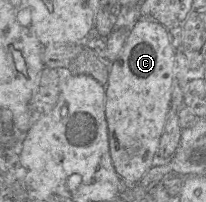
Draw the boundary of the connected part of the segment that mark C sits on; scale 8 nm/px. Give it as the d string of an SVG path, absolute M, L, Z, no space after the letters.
M139 18L129 30L122 51L109 63L105 85L109 150L113 166L125 185L136 185L152 165L171 108L175 60L176 49L170 42L168 29L153 19Z

